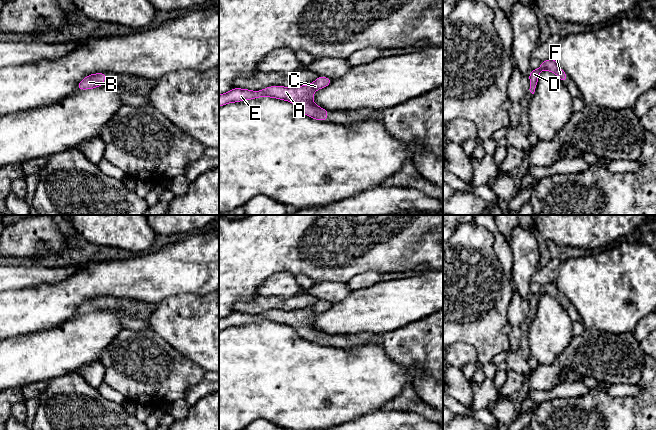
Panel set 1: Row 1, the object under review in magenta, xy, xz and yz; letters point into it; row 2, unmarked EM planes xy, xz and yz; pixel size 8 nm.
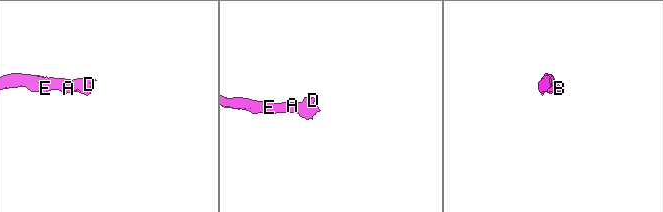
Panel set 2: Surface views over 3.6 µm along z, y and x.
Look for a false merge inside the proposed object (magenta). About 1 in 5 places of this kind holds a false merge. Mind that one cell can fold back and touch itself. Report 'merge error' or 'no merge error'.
no merge error

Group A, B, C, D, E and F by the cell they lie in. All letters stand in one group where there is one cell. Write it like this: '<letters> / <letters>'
A B C D E F

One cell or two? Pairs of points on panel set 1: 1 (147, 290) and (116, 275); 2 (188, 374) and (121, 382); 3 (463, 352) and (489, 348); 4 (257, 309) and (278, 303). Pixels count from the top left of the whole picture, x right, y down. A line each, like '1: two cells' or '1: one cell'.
1: one cell
2: one cell
3: two cells
4: one cell

